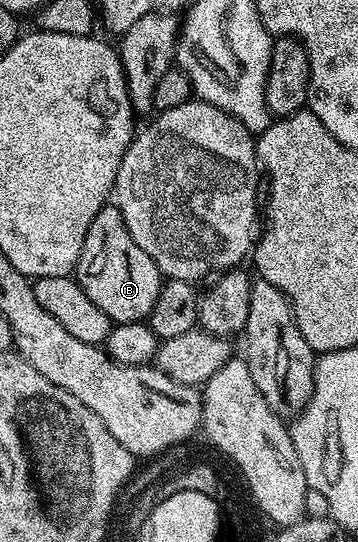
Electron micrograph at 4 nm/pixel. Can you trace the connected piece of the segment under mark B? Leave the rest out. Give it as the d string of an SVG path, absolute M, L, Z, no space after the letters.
M114 205L102 207L97 217L93 217L93 225L89 225L89 233L85 233L85 245L73 275L81 289L85 289L85 297L89 297L101 313L108 315L112 324L146 320L165 282L153 257L129 237L129 229L119 208Z

